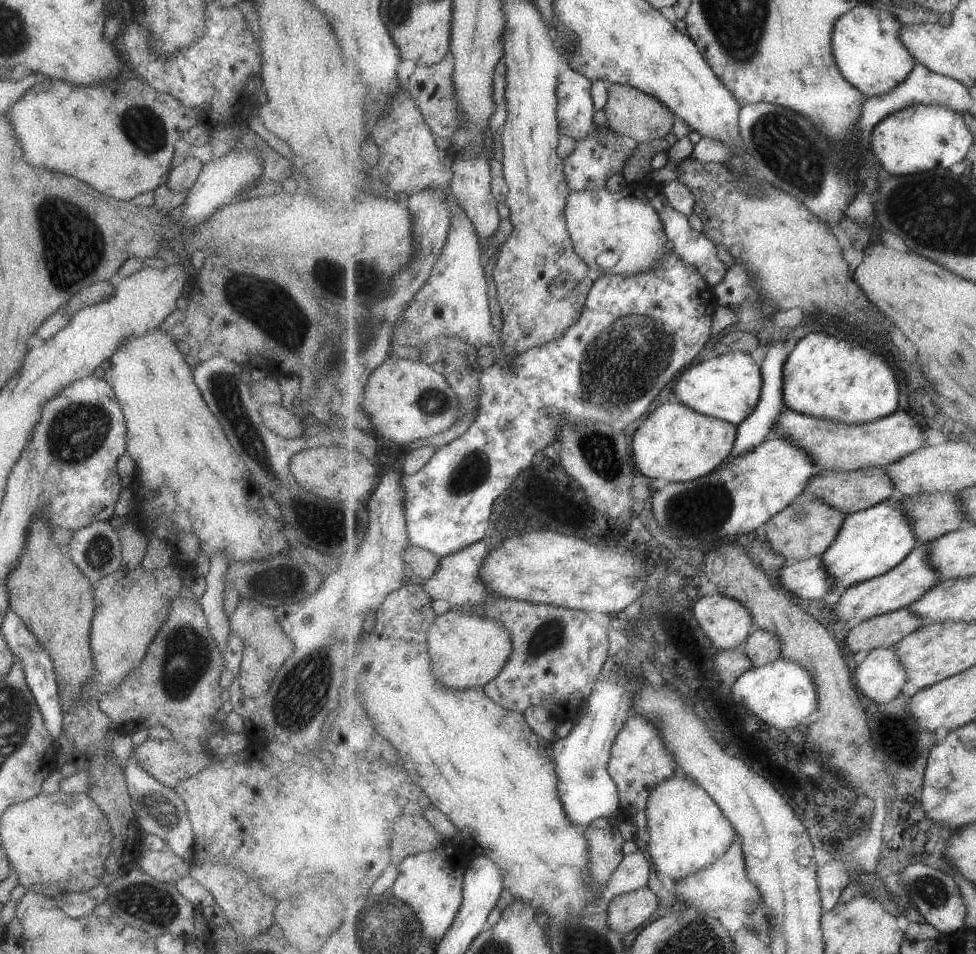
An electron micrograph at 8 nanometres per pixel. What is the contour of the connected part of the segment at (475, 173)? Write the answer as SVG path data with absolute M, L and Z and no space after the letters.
M483 154L475 161L460 161L454 159L453 165L453 182L451 182L451 190L455 192L455 200L457 206L465 210L465 214L469 216L471 223L479 232L479 238L487 239L492 235L500 234L504 223L499 214L499 202L495 201L491 194L491 164L489 159Z

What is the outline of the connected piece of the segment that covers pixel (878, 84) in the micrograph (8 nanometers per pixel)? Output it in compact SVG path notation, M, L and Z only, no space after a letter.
M870 1L858 4L853 10L847 12L837 20L835 30L833 30L833 54L835 60L843 72L843 76L849 80L849 84L853 84L857 90L868 97L883 96L899 84L904 83L909 78L913 69L917 66L917 61L909 49L903 42L901 42L901 28L904 24L897 18L890 14L886 8L877 8Z

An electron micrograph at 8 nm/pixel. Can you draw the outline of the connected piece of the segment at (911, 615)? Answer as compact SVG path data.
M911 606L851 624L845 638L845 650L856 654L897 645L900 640L927 624L911 610Z

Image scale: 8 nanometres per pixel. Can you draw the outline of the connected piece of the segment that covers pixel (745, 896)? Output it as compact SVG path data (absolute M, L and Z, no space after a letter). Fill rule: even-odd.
M741 839L717 863L675 884L675 889L679 892L679 902L685 902L687 907L694 906L703 913L716 914L731 935L747 924L748 916L756 912L755 908L762 898L761 890L749 879L748 862Z

